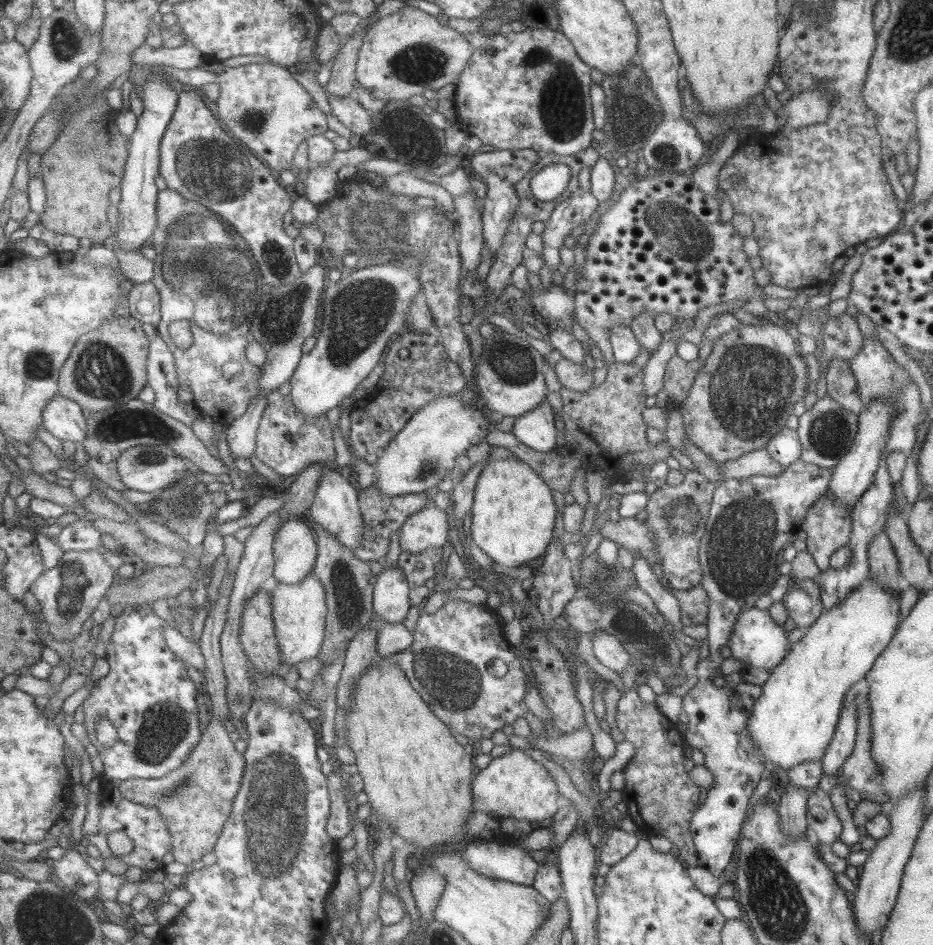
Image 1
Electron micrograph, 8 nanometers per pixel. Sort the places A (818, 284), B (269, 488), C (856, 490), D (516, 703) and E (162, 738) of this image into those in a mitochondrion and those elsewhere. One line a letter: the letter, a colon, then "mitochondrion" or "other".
A: other
B: other
C: other
D: other
E: mitochondrion

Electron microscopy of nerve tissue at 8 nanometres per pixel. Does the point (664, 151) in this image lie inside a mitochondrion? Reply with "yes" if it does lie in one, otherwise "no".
yes

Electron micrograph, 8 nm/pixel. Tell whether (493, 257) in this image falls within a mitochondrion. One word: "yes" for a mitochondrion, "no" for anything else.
no

